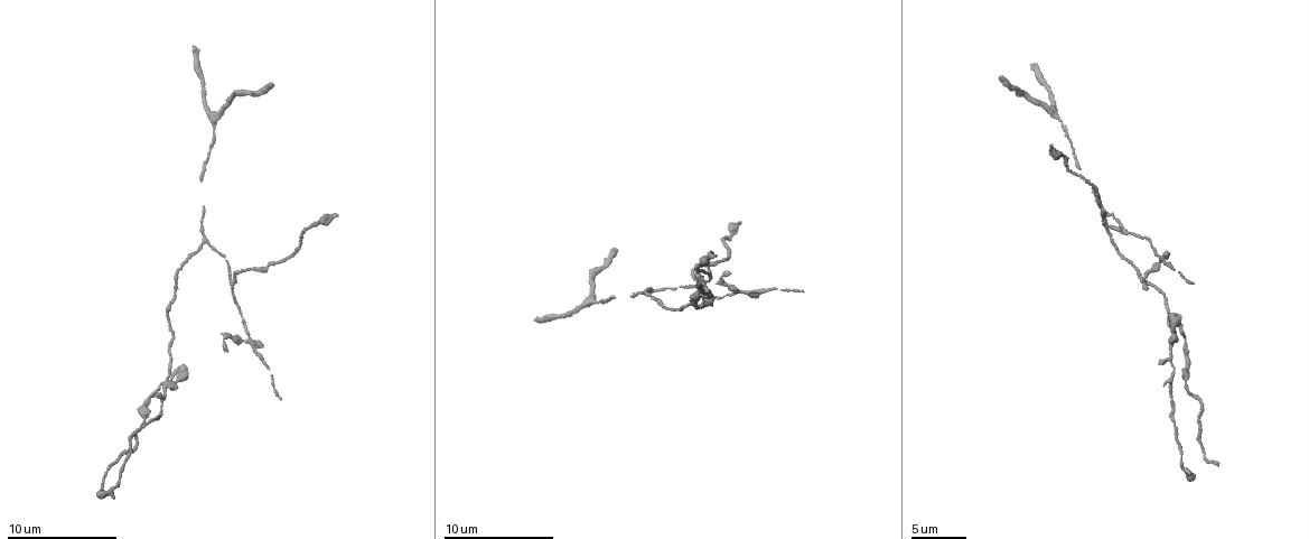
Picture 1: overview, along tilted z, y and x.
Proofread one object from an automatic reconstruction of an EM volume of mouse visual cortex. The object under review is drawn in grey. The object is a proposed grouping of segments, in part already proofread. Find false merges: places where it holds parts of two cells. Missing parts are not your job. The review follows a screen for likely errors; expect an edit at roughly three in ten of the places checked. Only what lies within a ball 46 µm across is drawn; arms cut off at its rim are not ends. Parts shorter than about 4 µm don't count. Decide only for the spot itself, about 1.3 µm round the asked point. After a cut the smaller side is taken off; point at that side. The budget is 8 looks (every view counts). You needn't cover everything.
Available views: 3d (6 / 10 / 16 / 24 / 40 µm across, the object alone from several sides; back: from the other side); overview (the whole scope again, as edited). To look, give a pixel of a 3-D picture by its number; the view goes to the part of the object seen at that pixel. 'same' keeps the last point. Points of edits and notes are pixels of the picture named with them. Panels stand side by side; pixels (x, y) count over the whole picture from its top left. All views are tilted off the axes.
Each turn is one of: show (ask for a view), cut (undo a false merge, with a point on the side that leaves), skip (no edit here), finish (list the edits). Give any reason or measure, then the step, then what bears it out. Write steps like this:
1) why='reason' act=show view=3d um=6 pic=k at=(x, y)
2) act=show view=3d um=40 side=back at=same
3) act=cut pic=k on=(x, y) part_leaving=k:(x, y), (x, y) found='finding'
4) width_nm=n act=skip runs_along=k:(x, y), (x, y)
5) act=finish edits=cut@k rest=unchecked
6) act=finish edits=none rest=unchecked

why='three-way junction' act=show view=3d um=10 pic=1 at=(220, 112)

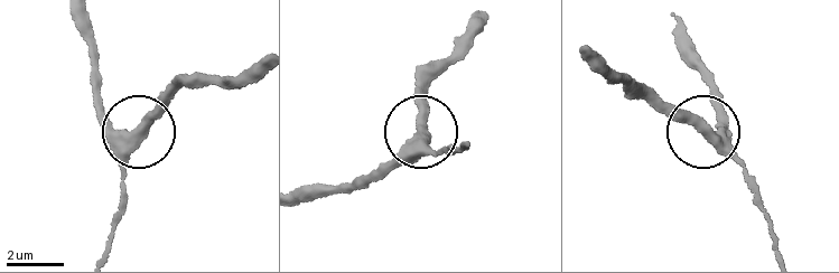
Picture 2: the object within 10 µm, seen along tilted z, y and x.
arms=3 act=skip found='all the same cell'

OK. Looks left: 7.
why='arms part here' act=show view=3d um=6 pic=1 at=(206, 241)

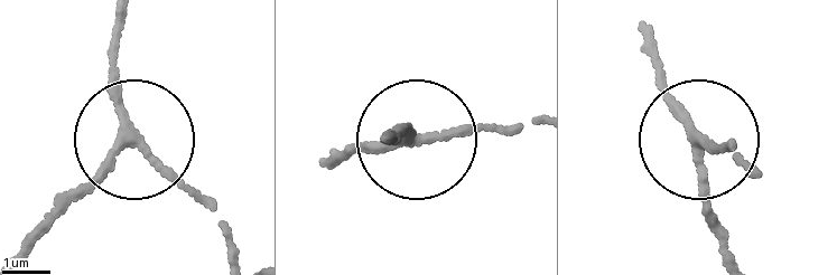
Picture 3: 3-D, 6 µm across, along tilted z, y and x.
why='from behind' act=show view=3d um=6 side=back pic=3 at=(143, 147)

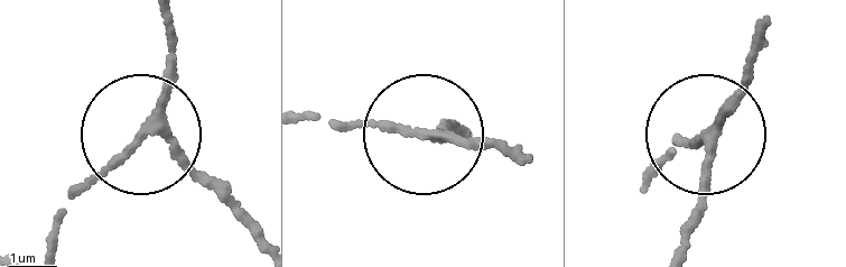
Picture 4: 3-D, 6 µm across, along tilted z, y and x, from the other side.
act=skip runs_along=4:(685, 241), (708, 141), (693, 135), (663, 158) found='all the same cell'

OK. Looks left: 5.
why='two arms in line, one across' act=show view=3d um=16 pic=1 at=(1121, 230)

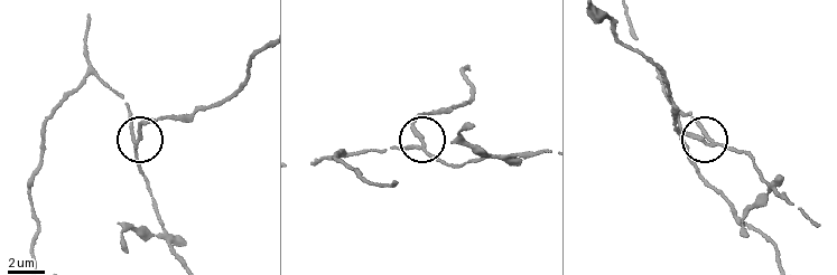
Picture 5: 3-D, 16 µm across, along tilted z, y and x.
arms=3 act=cut pic=5 on=(139, 125) part_leaving=5:(135, 147), (145, 123), (186, 119), (228, 96), (259, 54) found='two cells meet here'

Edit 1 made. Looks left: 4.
why='four arms meet' act=show view=3d um=6 pic=1 at=(745, 292)

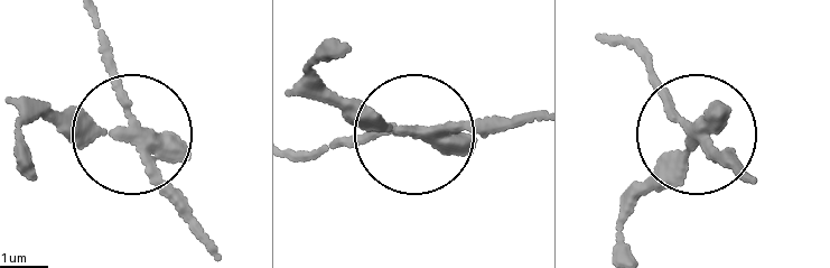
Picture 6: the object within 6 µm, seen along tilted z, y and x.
act=cut pic=6 on=(80, 121) part_leaving=6:(143, 137), (34, 120), (30, 176) found='two cells meet here'

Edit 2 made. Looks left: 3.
act=finish edits=cut@5,cut@6 rest=unchecked

